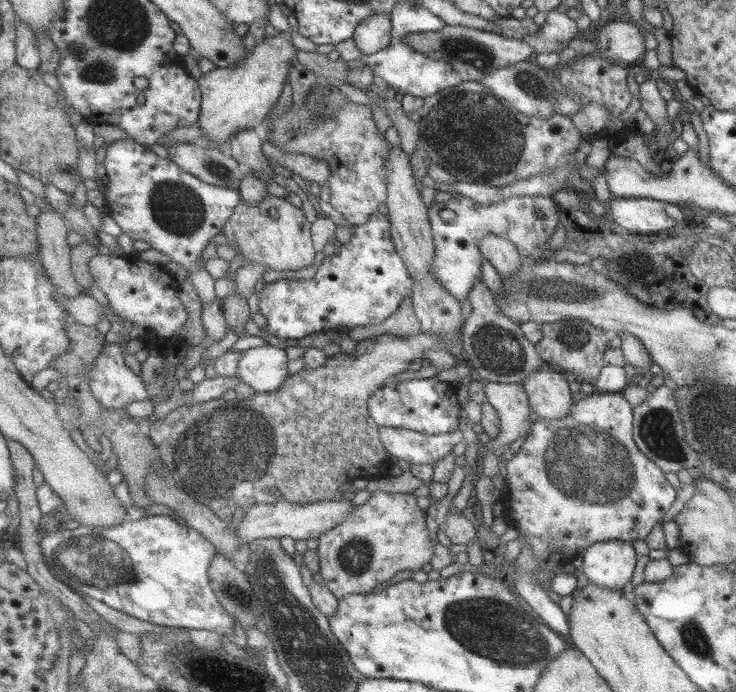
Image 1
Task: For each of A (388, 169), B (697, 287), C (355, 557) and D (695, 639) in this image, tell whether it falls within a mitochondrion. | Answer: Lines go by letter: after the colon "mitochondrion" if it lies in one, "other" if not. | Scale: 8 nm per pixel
A: other
B: other
C: mitochondrion
D: mitochondrion

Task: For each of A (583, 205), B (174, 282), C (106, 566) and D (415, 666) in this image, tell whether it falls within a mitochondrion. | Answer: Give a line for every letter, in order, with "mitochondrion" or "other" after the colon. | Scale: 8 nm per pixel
A: other
B: other
C: mitochondrion
D: other

